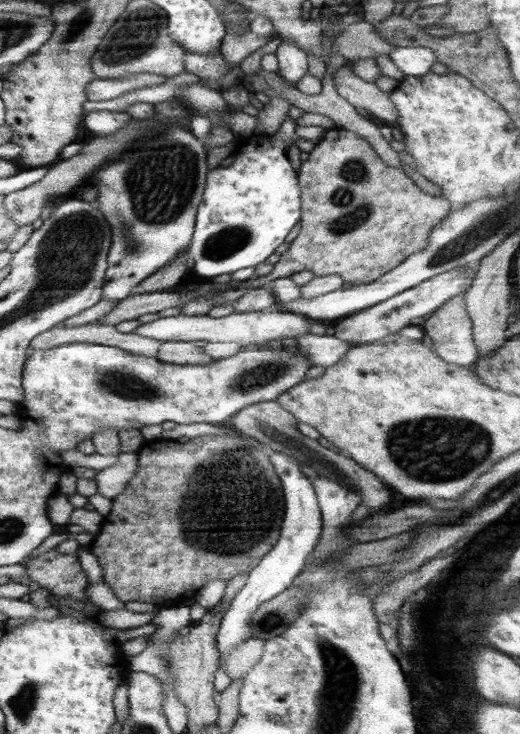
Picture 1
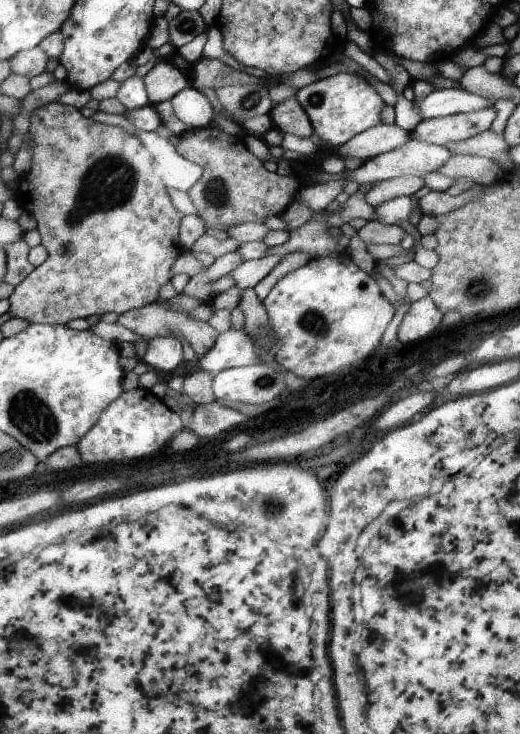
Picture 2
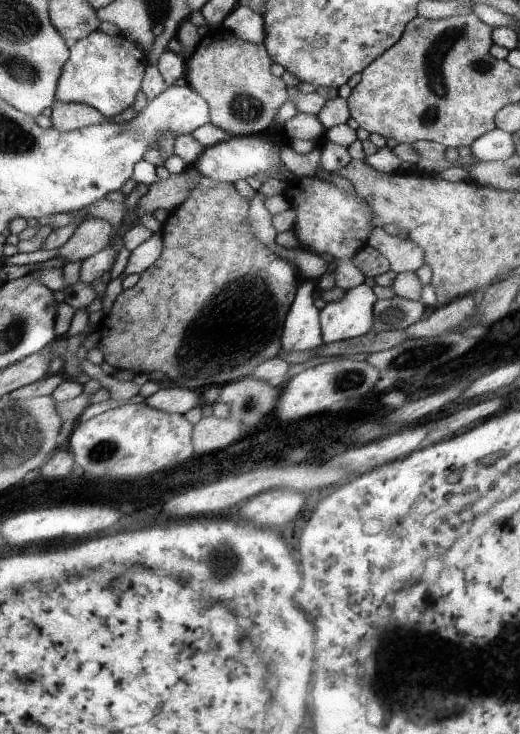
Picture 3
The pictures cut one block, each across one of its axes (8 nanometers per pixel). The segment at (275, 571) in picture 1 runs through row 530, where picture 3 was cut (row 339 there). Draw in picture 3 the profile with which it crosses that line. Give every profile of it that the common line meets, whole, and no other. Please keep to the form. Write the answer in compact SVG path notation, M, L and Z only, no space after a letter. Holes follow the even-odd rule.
M302 279L283 328L284 350L313 349L323 343L320 311L314 306L315 291L316 280Z

